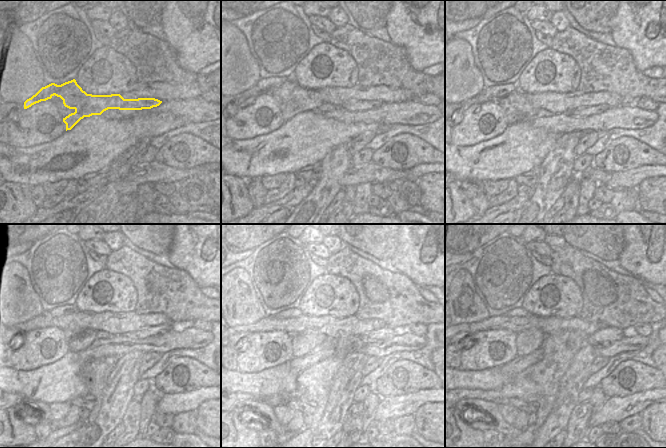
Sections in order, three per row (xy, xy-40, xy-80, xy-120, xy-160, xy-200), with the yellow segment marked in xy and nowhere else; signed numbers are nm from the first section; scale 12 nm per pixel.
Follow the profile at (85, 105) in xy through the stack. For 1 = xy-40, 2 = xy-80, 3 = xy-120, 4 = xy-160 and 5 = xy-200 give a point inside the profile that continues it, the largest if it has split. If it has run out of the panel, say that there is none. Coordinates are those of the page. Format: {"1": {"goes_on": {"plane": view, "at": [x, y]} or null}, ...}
{"1": {"goes_on": {"plane": "xy-40", "at": [353, 104]}}, "2": {"goes_on": {"plane": "xy-80", "at": [589, 110]}}, "3": {"goes_on": {"plane": "xy-120", "at": [150, 333]}}, "4": {"goes_on": {"plane": "xy-160", "at": [379, 335]}}, "5": {"goes_on": {"plane": "xy-200", "at": [607, 335]}}}

